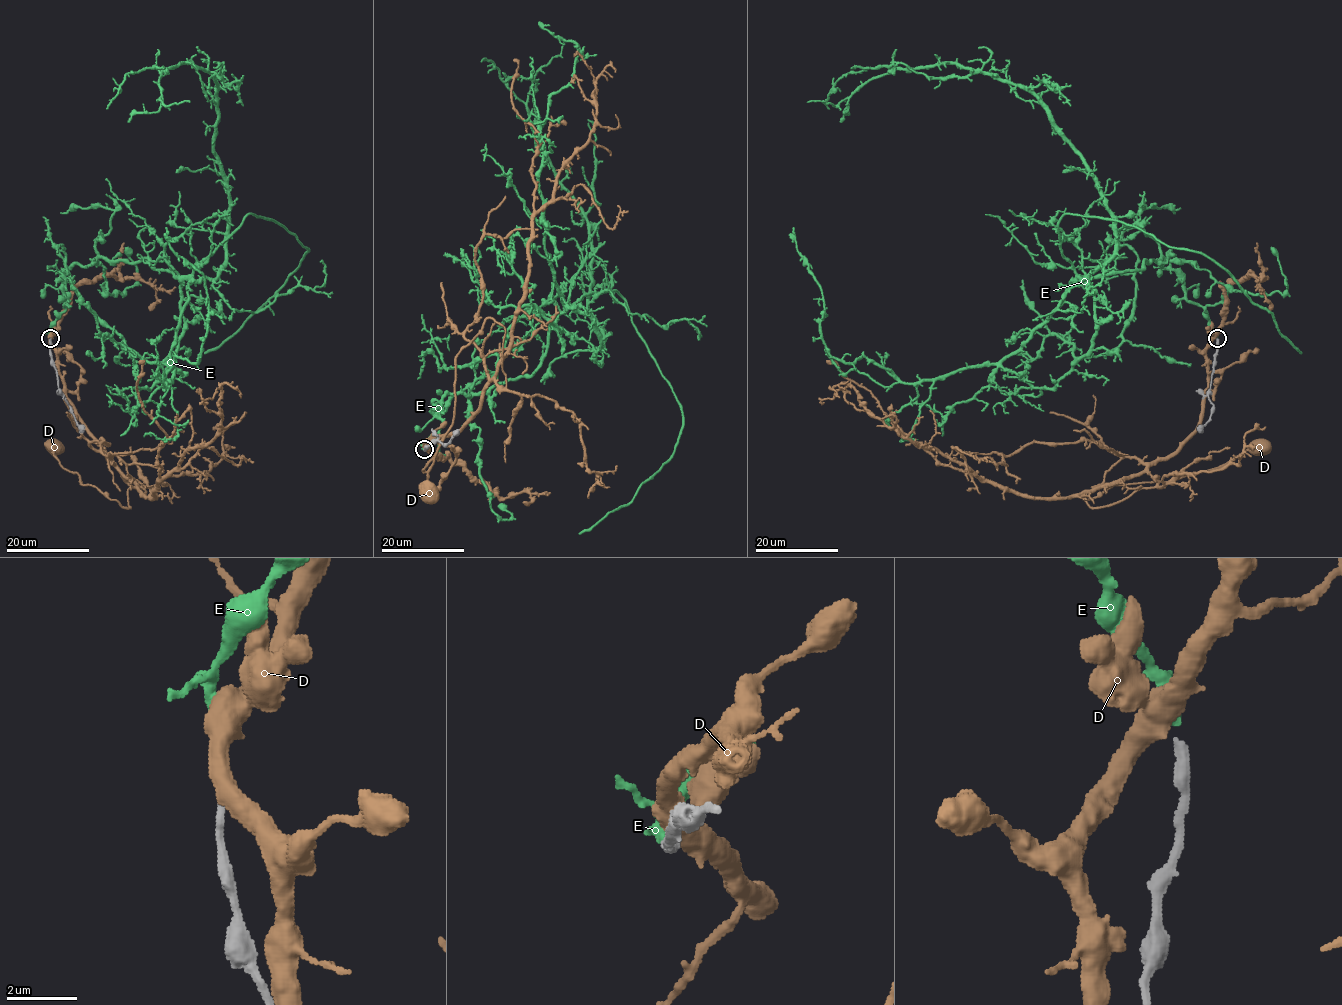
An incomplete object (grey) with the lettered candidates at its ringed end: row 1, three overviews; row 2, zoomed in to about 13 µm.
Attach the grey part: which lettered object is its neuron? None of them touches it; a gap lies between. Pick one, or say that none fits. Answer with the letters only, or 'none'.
E

